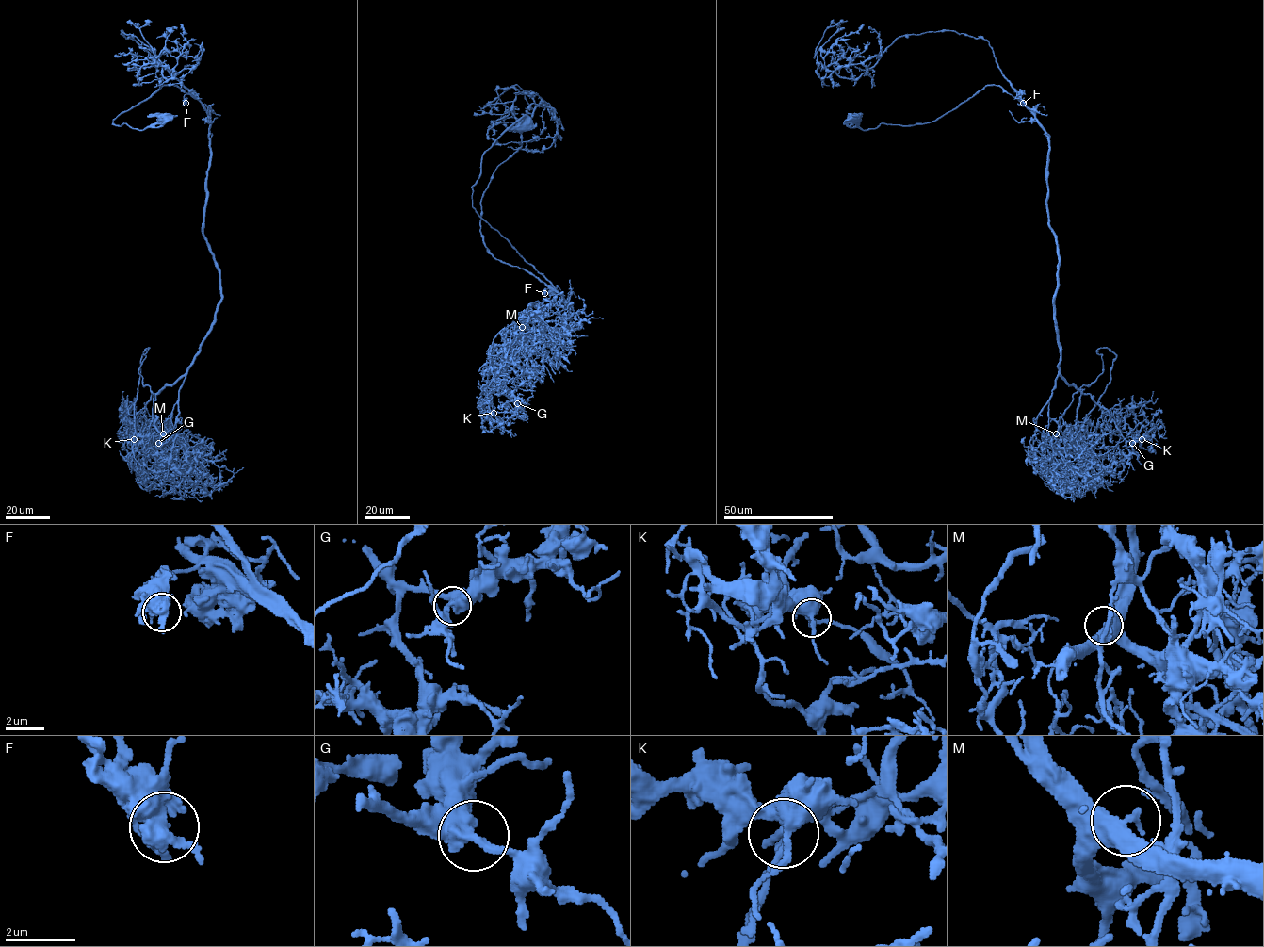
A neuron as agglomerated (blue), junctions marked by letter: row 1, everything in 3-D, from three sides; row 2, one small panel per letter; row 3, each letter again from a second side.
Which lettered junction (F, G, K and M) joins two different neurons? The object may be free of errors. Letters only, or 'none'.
M

